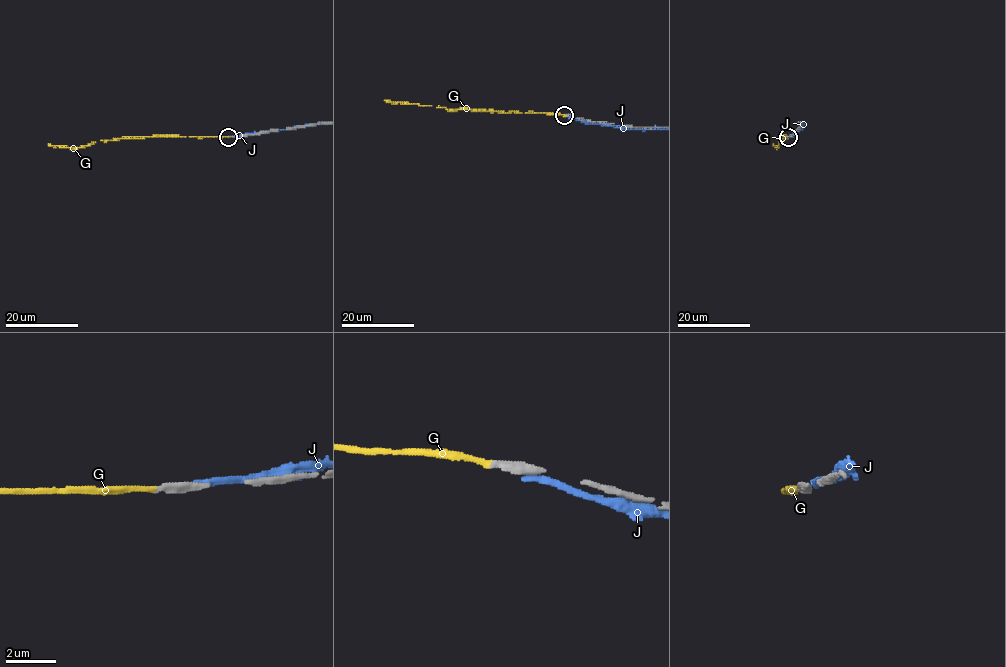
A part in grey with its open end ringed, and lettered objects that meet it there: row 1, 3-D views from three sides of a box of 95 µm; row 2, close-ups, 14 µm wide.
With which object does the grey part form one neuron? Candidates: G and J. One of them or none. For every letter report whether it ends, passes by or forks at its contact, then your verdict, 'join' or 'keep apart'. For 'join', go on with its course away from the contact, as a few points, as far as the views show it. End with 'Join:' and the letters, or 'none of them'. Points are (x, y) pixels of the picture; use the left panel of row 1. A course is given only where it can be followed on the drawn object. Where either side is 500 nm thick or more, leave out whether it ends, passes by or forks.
G: it ends | join | via (228, 137), (134, 137), (101, 140), (77, 148), (49, 144)
J: it ends | keep apart
Join: G

